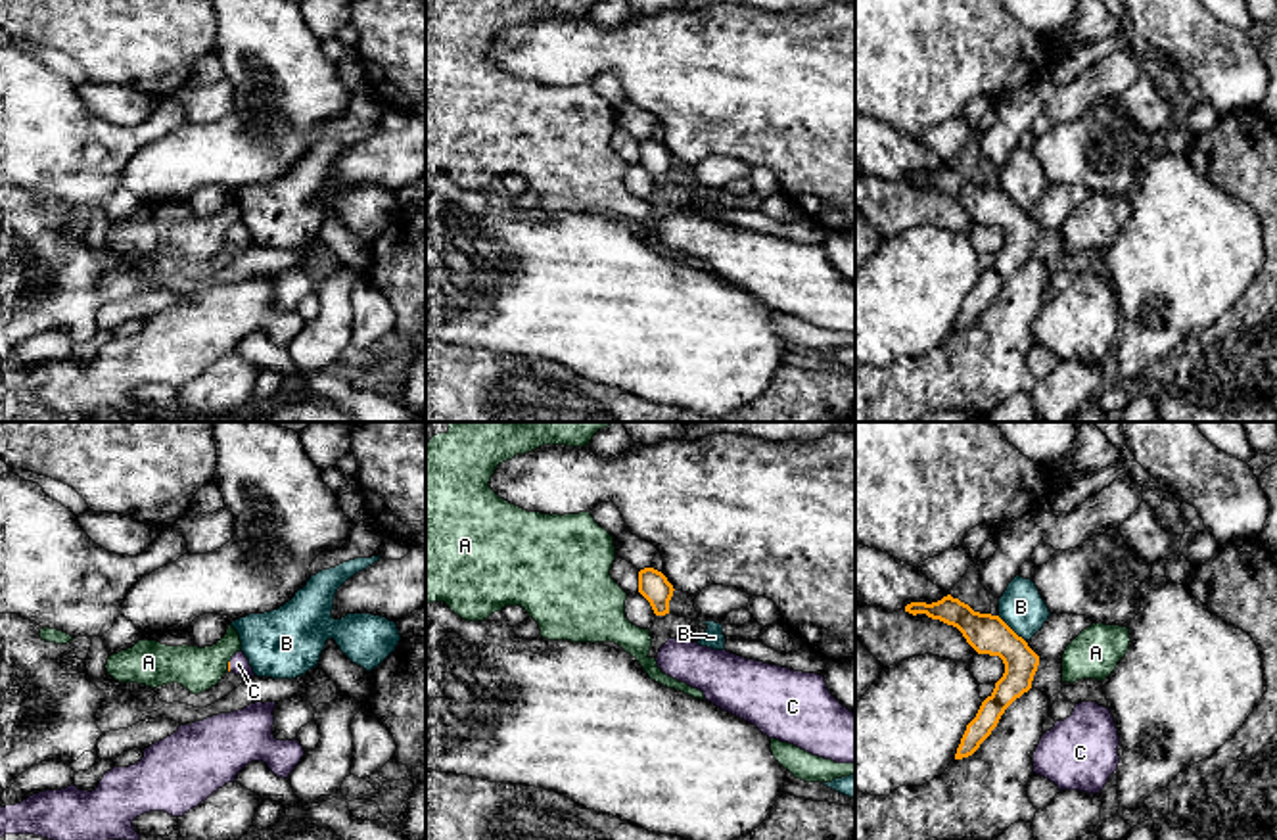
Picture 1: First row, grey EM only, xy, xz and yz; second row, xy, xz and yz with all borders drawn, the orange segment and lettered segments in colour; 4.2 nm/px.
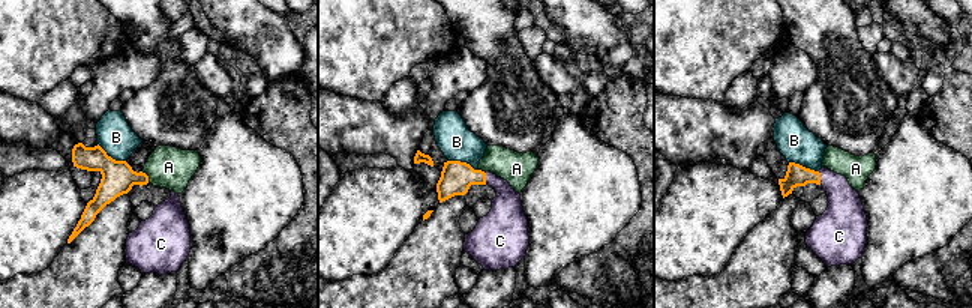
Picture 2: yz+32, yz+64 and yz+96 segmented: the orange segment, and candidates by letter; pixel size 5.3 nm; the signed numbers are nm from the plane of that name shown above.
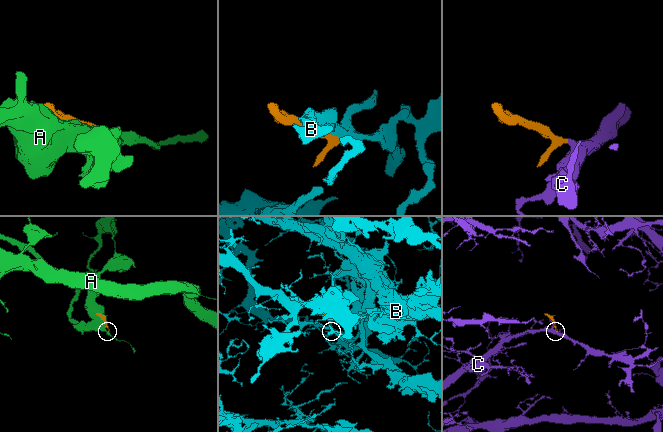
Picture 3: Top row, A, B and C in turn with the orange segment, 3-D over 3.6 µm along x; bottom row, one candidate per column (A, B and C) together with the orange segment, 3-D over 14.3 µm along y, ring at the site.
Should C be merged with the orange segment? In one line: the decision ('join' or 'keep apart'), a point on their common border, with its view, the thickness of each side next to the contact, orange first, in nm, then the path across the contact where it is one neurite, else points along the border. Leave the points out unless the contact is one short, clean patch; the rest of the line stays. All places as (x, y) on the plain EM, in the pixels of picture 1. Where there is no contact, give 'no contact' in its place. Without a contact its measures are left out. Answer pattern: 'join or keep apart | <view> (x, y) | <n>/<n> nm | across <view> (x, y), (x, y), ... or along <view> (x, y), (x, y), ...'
join | xy (229, 236) | 20/80 nm | across xy (229, 233), (229, 236), (238, 234)

